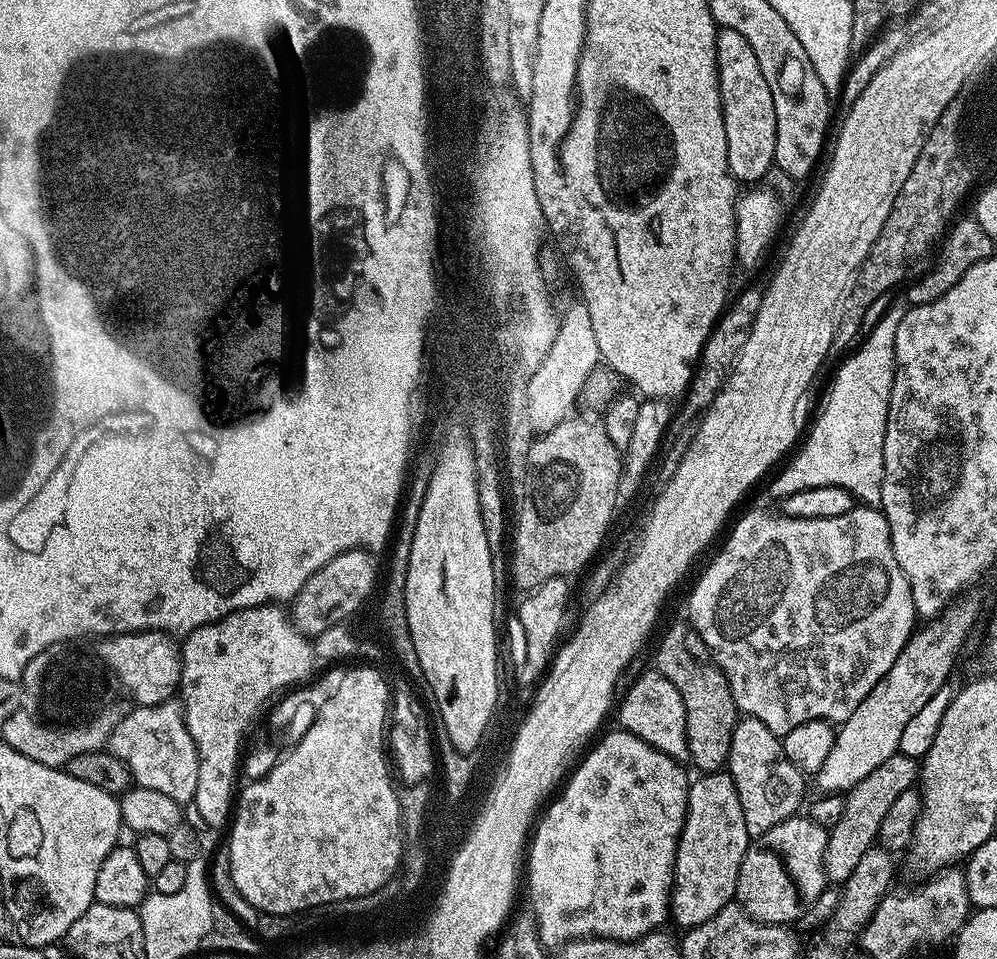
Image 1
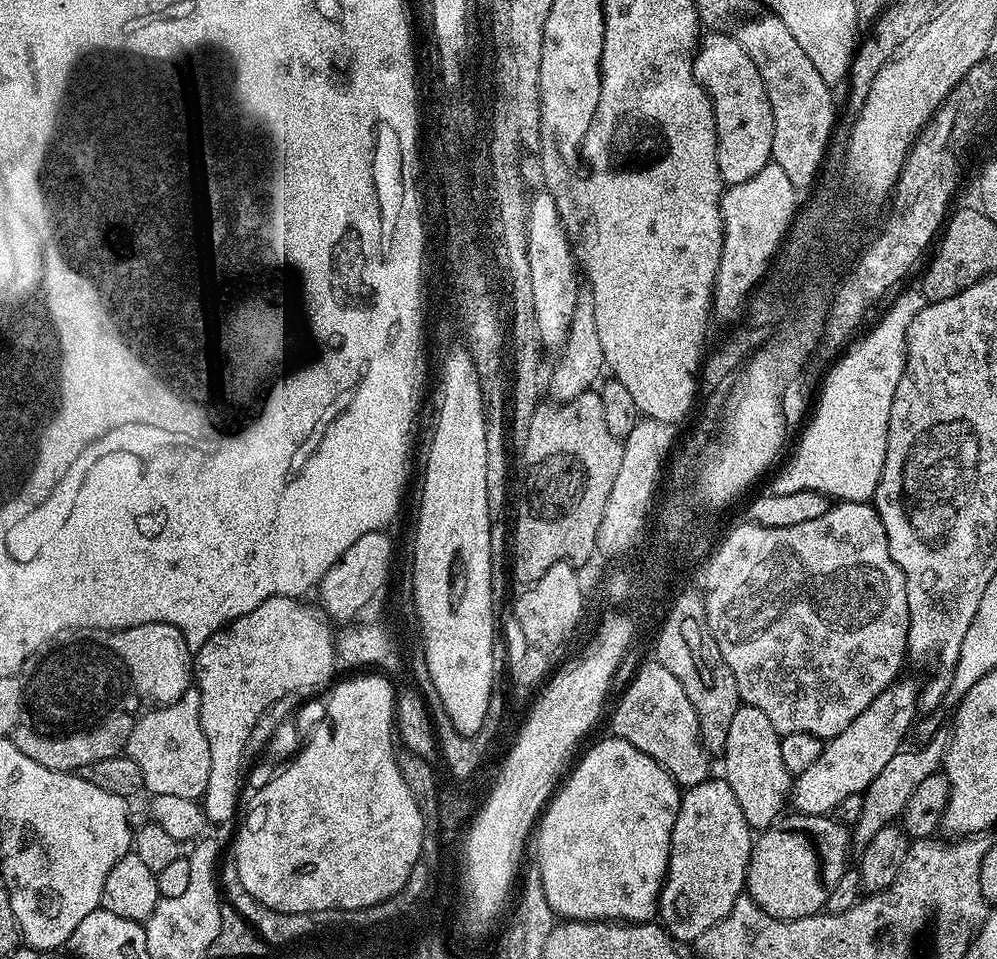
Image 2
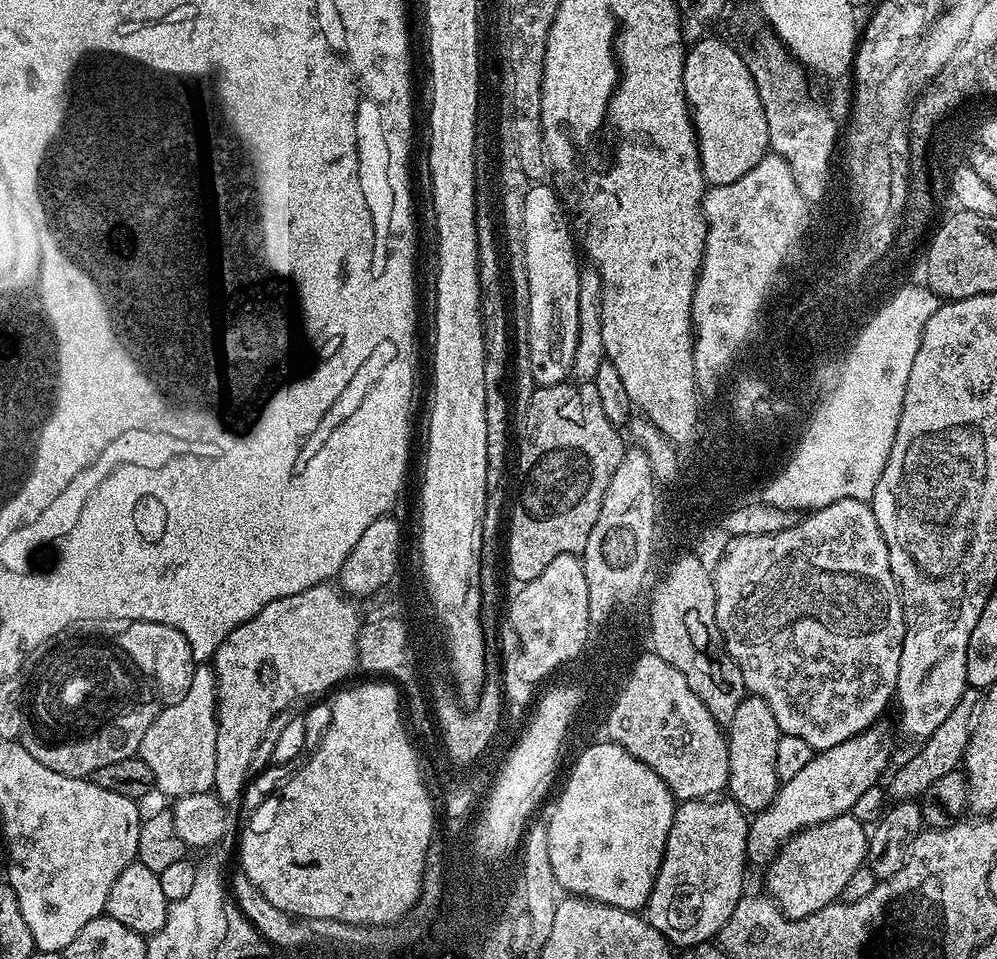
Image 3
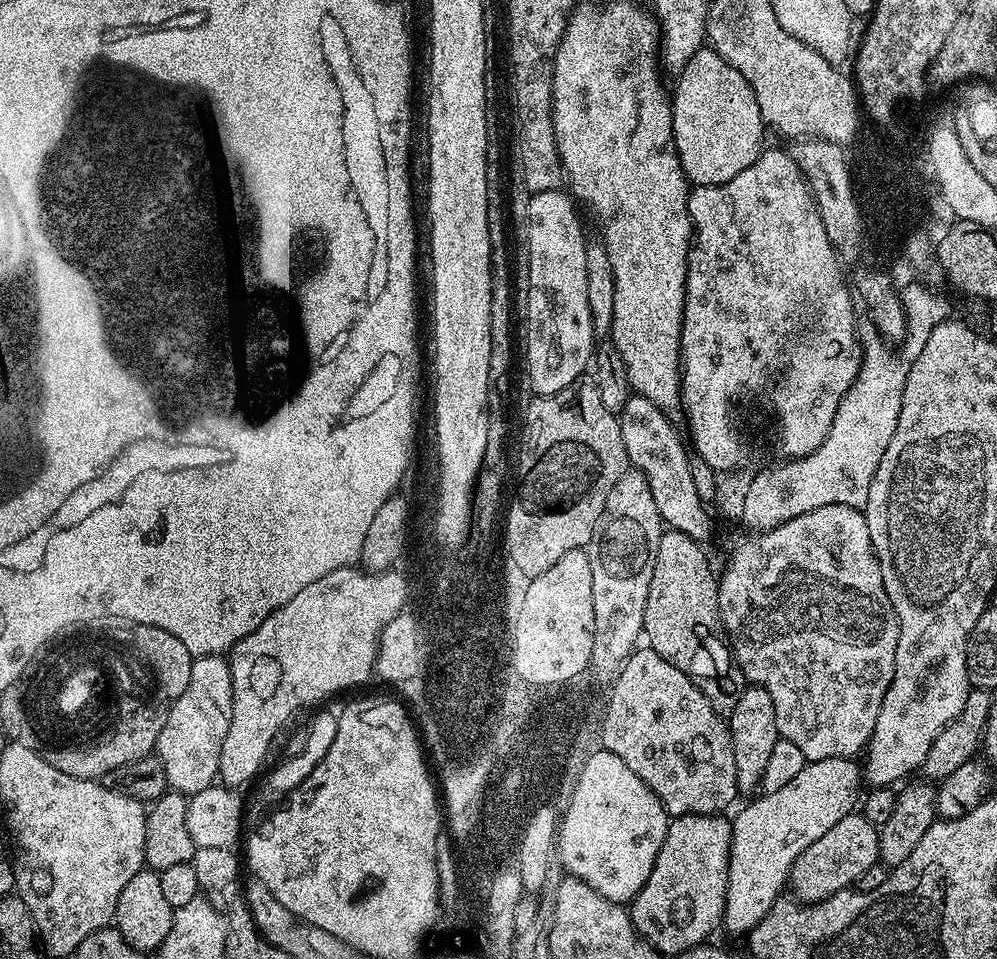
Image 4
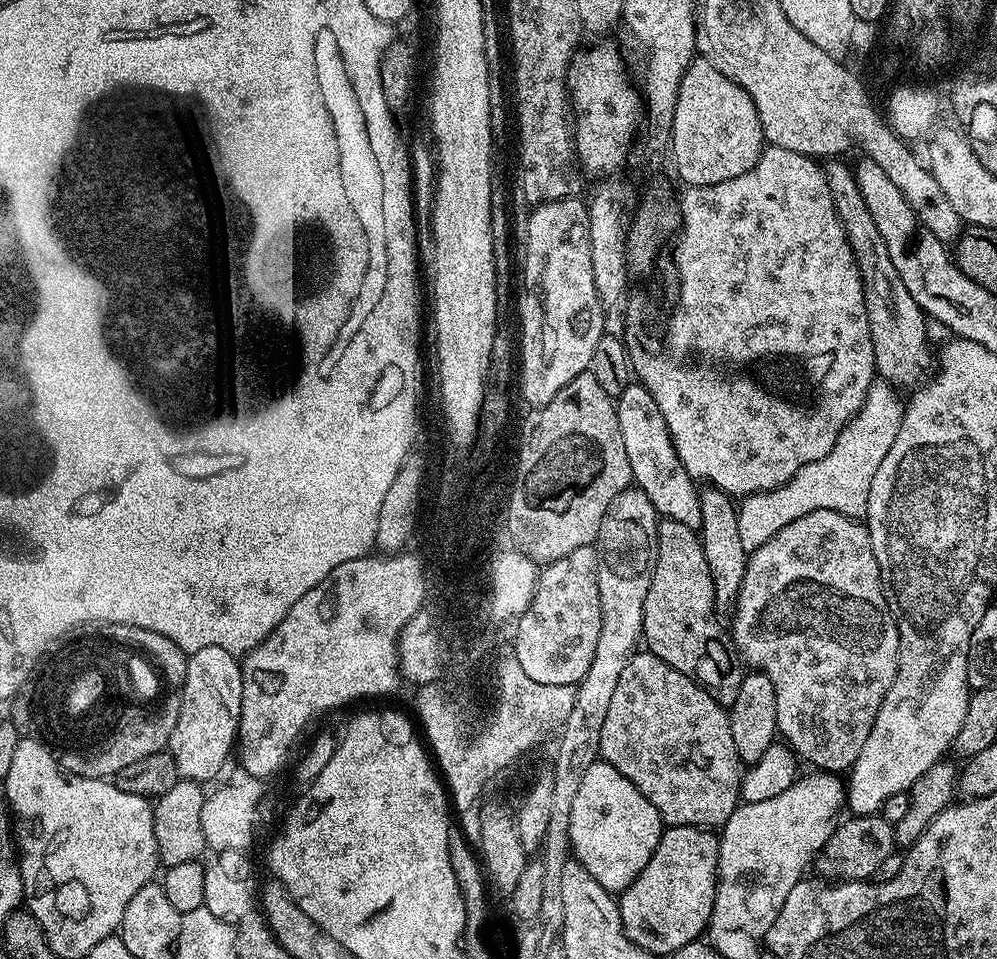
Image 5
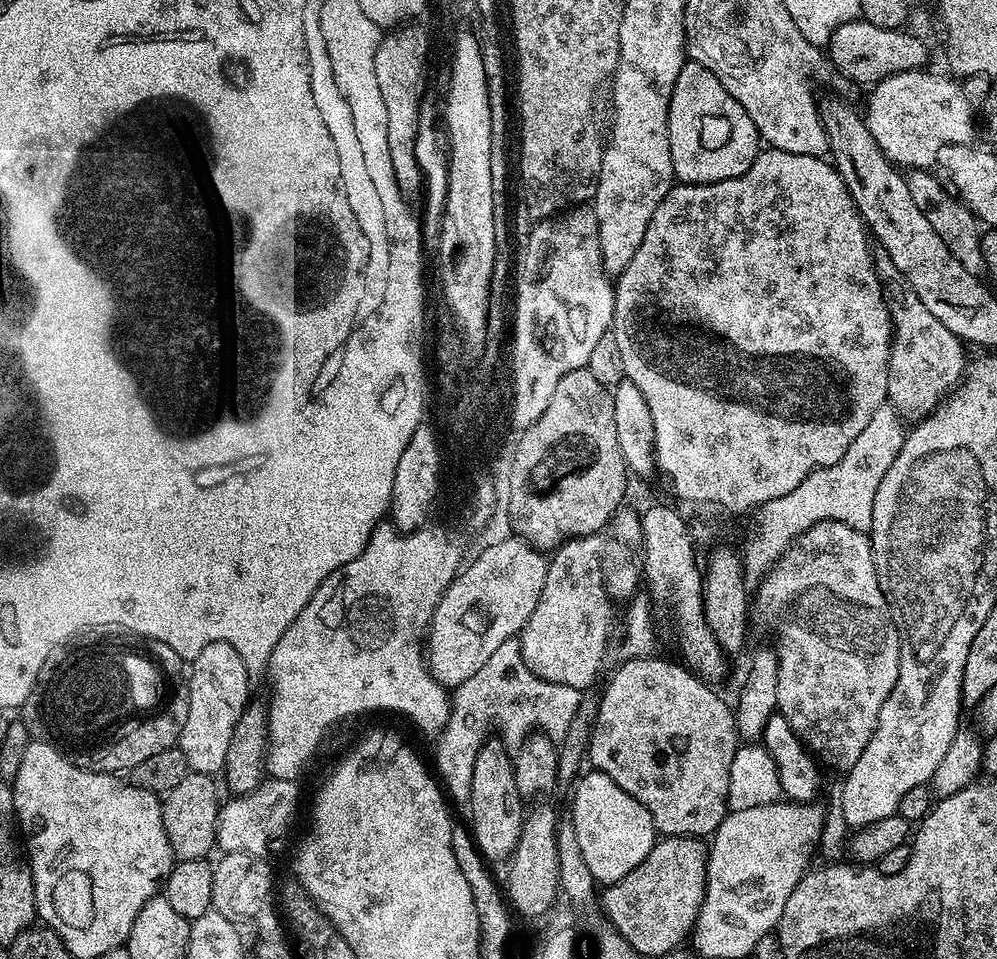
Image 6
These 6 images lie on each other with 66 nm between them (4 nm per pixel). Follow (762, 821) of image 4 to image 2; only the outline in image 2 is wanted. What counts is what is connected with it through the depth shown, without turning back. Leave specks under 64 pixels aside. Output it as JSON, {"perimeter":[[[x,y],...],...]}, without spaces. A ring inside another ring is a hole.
{"perimeter":[[[897,679],[885,692],[878,694],[878,698],[842,730],[842,734],[833,736],[821,747],[810,770],[802,770],[802,774],[795,777],[790,800],[793,805],[796,803],[797,813],[806,816],[835,813],[843,800],[867,792],[870,782],[886,770],[886,762],[901,751],[903,744],[900,743],[907,738],[912,719],[918,713],[918,684],[904,679]]]}

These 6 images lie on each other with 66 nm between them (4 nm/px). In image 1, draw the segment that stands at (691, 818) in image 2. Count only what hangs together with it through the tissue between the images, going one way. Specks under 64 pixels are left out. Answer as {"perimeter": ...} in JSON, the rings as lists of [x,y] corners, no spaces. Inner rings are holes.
{"perimeter":[[[727,771],[706,772],[696,777],[688,786],[688,809],[682,826],[682,834],[676,851],[676,865],[672,875],[672,902],[670,916],[680,930],[687,930],[714,918],[722,906],[733,903],[738,886],[738,870],[742,870],[742,858],[746,854],[750,837],[746,830],[746,818],[742,818],[742,802],[738,802],[738,790]]]}

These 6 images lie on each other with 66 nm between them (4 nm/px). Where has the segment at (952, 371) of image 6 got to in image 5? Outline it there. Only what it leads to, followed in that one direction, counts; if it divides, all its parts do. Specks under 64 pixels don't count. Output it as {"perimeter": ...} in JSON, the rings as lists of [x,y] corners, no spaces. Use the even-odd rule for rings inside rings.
{"perimeter":[[[840,162],[829,163],[832,165],[824,168],[824,177],[830,186],[836,213],[846,230],[846,238],[850,242],[860,276],[864,280],[864,301],[874,342],[874,358],[879,379],[897,390],[915,389],[929,375],[934,364],[934,352],[928,349],[925,312],[914,302],[899,277],[898,269],[882,240],[881,231],[878,226],[874,226],[874,218],[870,218],[866,202],[862,202],[862,194],[856,185],[853,169],[849,165],[847,168],[844,164],[836,163]]]}

